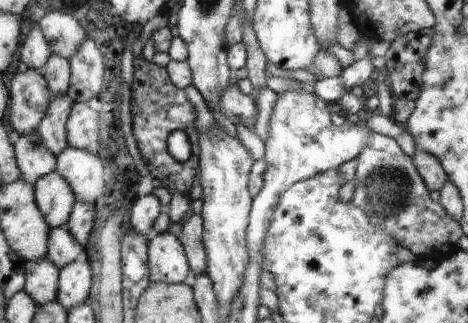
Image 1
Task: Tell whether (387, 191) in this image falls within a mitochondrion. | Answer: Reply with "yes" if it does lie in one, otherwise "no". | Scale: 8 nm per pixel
yes

